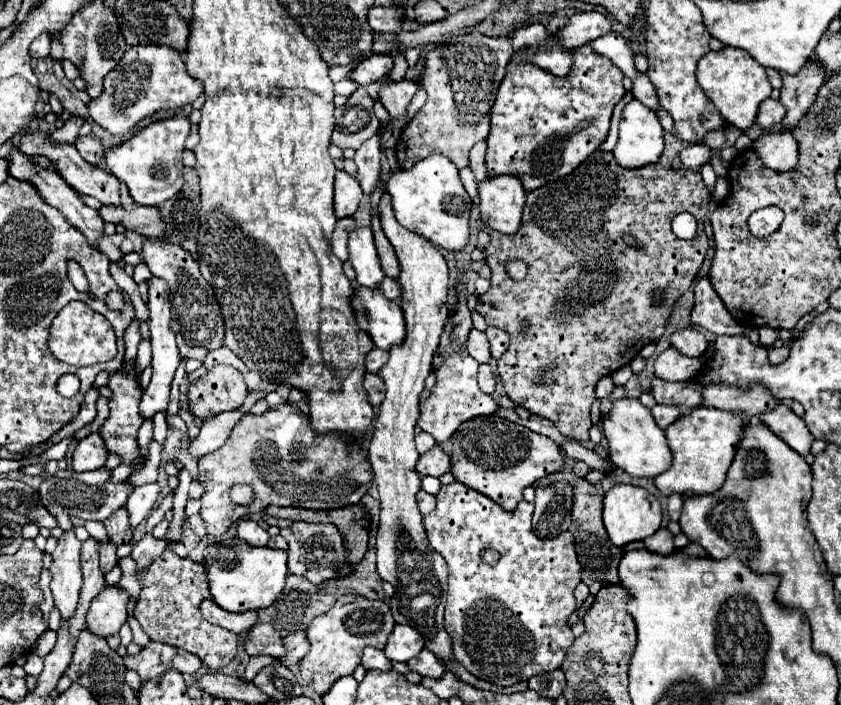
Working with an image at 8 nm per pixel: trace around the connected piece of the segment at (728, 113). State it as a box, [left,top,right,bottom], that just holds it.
[697,46,773,132]

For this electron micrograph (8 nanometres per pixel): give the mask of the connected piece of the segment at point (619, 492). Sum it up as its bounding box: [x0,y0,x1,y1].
[603,484,661,546]

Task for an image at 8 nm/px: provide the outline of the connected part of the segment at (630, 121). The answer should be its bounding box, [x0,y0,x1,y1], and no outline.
[613,100,663,168]

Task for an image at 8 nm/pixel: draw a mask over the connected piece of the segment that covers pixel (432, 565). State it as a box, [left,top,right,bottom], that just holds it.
[369,194,455,662]

